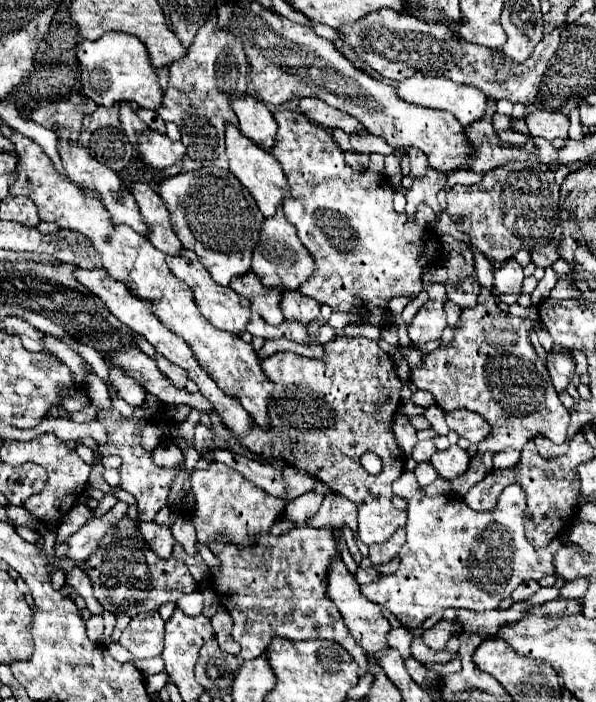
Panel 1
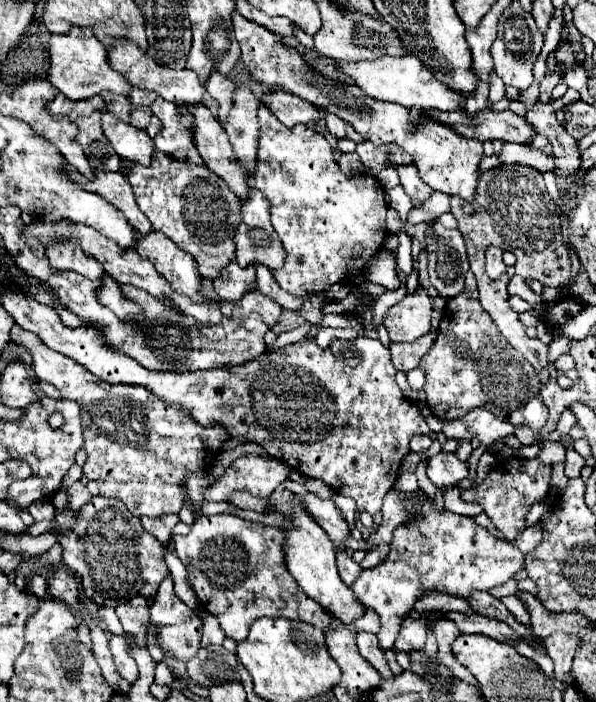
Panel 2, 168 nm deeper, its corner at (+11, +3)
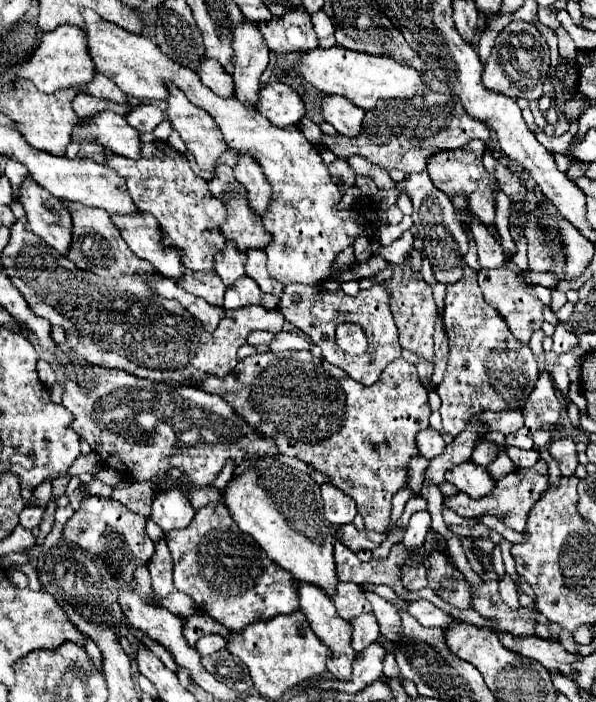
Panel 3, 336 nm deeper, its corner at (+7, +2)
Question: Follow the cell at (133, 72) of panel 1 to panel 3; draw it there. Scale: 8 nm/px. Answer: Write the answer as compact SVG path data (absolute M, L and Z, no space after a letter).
M60 25L60 29L54 29L54 31L46 31L46 33L40 31L38 37L40 41L32 49L32 53L28 53L28 59L24 63L14 65L12 69L14 75L18 79L32 81L44 93L54 93L58 89L68 89L68 87L84 91L86 83L92 79L96 69L92 65L92 59L86 53L88 49L86 49L82 29L76 25Z

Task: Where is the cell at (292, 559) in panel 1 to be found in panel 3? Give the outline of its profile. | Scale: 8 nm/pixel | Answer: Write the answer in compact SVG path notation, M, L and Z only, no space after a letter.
M208 503L202 509L198 509L196 517L186 529L166 533L166 543L174 559L174 587L190 595L200 611L214 617L224 627L232 631L240 631L252 621L272 619L276 615L292 613L298 609L298 589L294 577L288 571L284 571L280 565L276 565L260 549L260 545L252 541L252 537L236 529L232 517L228 517L228 511L224 509L222 503Z

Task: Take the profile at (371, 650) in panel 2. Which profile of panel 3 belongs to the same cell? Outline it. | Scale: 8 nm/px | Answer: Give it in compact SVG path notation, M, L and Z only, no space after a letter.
M362 613L362 615L354 617L350 621L350 625L352 625L352 647L356 653L366 649L380 635L378 625L376 625L376 617L372 617L372 613Z

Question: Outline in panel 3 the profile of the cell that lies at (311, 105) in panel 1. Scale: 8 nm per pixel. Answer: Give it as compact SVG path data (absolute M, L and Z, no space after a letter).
M278 81L268 83L258 91L256 109L272 125L278 125L278 127L298 125L300 117L304 115L304 103L300 95L292 87Z

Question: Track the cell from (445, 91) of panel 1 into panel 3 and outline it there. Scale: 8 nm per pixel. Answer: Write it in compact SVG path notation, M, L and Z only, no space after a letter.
M340 45L322 49L316 47L308 53L302 53L302 57L294 63L298 75L308 81L312 87L316 87L322 93L332 93L332 95L342 95L354 105L362 107L364 111L372 109L376 101L380 99L412 99L414 95L422 93L426 87L420 81L420 75L416 69L396 63L392 57L376 57L376 55L364 55L356 51L348 51Z

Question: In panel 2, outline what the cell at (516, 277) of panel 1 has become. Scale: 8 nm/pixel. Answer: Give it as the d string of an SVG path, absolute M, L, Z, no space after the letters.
M488 248L488 252L486 252L486 272L492 280L498 280L506 272L506 264L502 262L502 250L500 248Z

